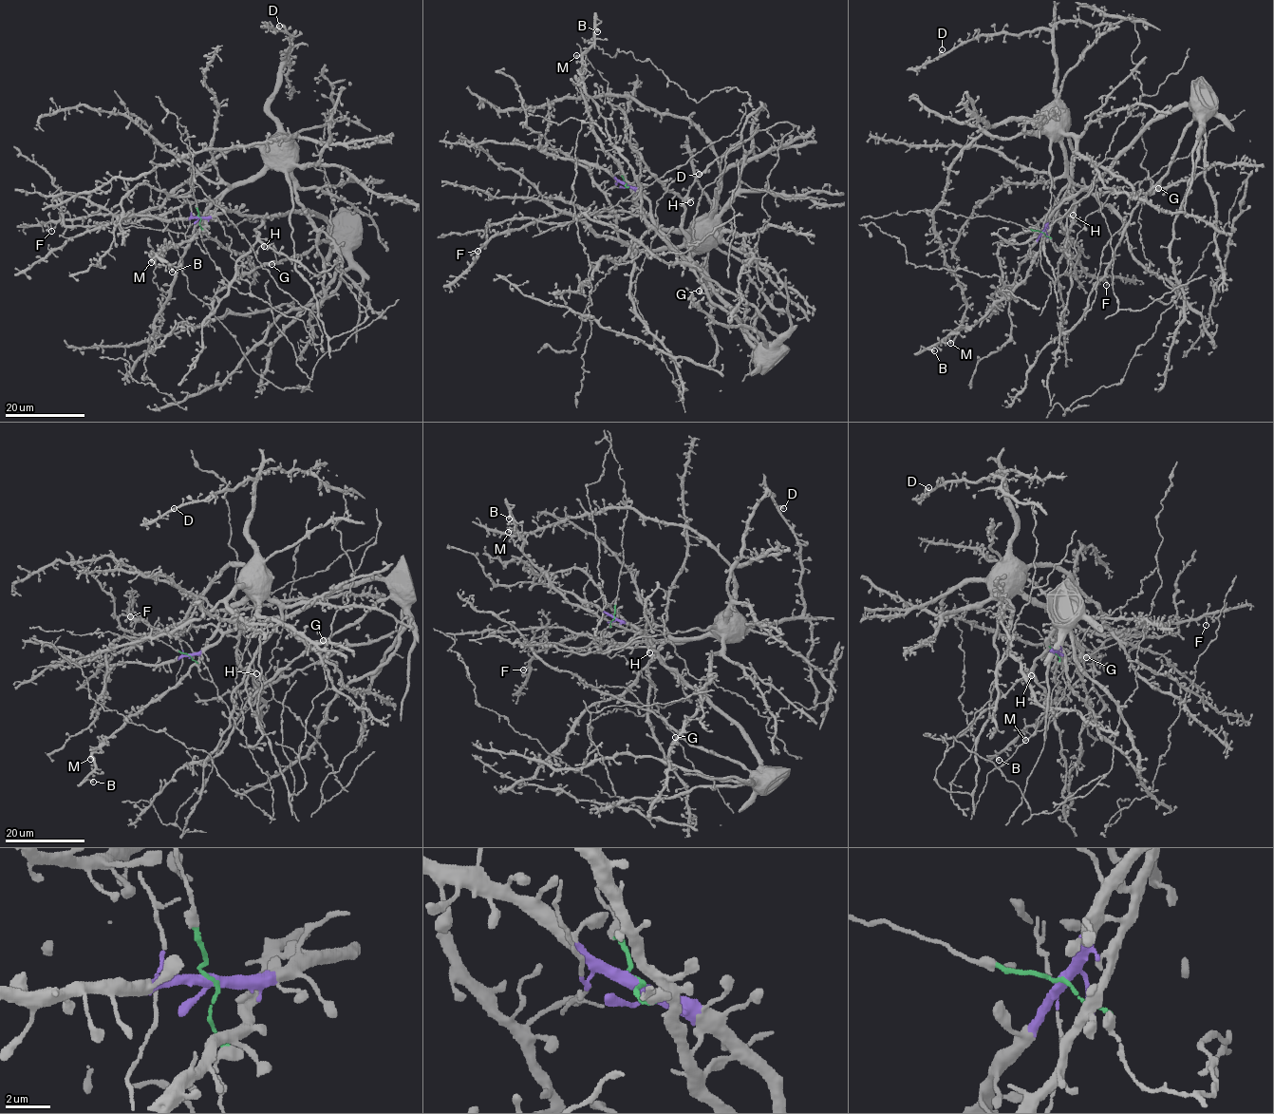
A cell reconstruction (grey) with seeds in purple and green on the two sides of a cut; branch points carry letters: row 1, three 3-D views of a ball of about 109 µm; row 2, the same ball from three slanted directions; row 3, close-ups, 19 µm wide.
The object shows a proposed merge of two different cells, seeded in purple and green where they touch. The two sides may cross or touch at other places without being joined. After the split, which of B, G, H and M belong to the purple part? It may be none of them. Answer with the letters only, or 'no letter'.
G, H

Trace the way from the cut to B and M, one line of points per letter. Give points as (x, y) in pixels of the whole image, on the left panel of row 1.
B: (199, 217), (199, 225), (203, 228), (198, 235), (154, 255), (154, 253), (169, 262), (172, 272)
M: (199, 217), (199, 225), (203, 228), (198, 235), (154, 255), (154, 253), (158, 254), (151, 262)

